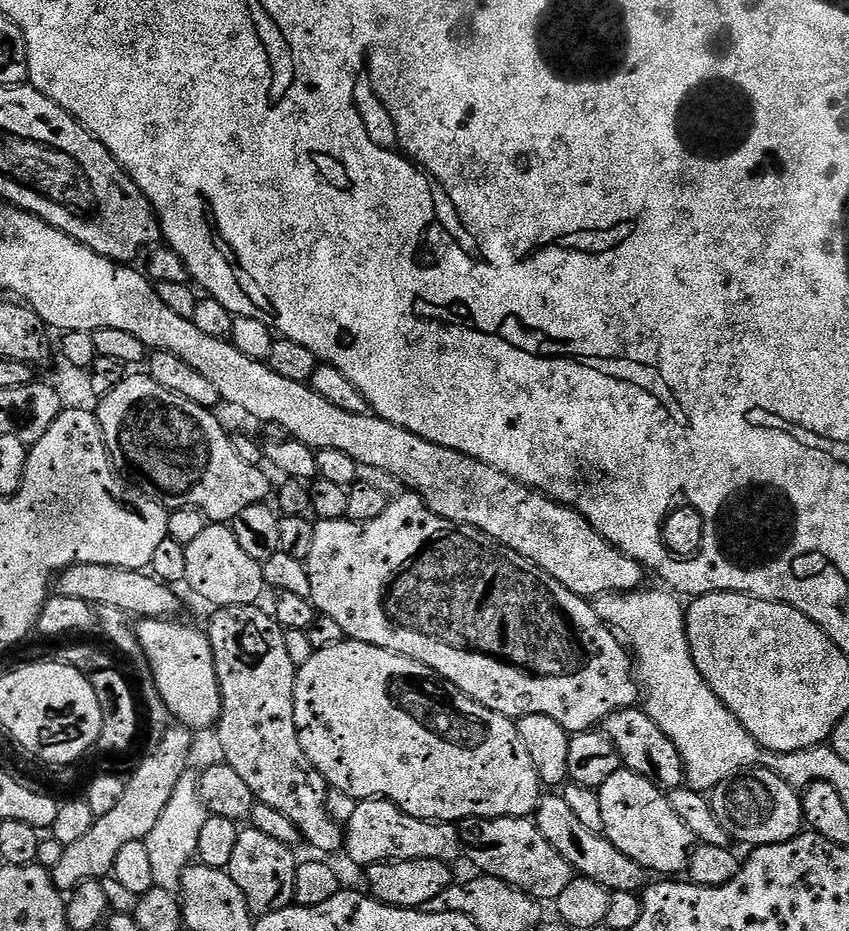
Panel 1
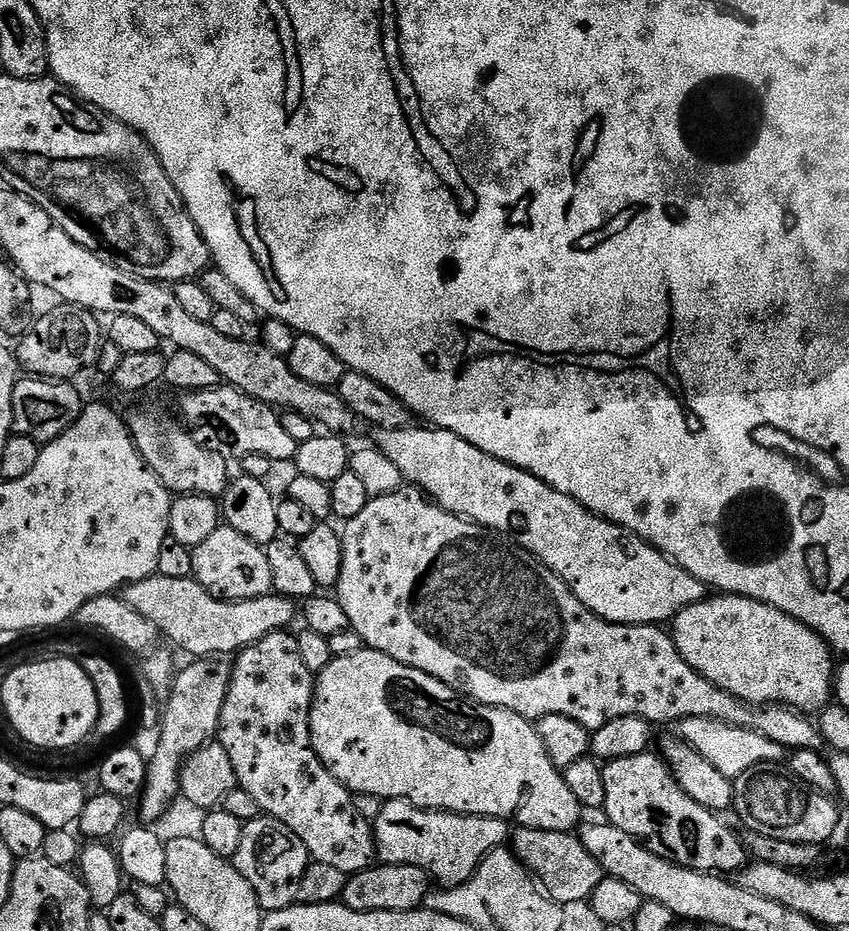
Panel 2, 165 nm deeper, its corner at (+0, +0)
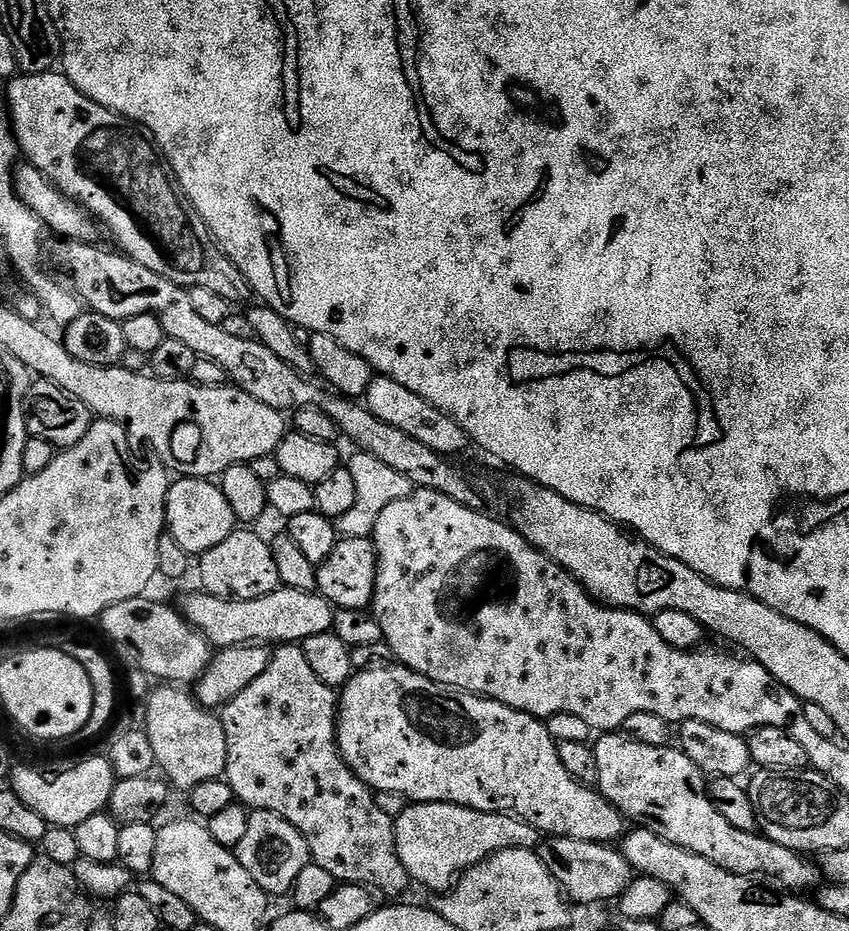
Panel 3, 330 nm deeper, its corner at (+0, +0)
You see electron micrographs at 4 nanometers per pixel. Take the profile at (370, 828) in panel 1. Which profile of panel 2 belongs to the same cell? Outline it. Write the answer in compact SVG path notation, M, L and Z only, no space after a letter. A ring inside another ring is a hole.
M385 800L374 822L376 854L386 864L418 866L445 889L466 882L488 853L509 839L509 821L494 816L460 816L415 808L406 800Z

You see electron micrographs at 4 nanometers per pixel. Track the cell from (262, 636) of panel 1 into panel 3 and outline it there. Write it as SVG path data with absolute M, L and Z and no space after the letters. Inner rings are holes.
M281 644L271 653L269 665L262 674L255 678L254 682L246 686L242 690L242 694L238 694L229 704L223 705L222 723L226 730L226 770L224 776L228 781L228 785L234 790L236 800L243 804L249 810L259 810L262 812L273 812L282 818L286 818L286 822L290 822L302 834L302 838L306 838L308 843L308 854L311 863L322 866L322 870L326 870L330 874L334 874L334 878L340 884L360 884L364 888L379 890L385 892L388 896L400 896L407 890L410 885L410 877L406 866L402 866L402 862L398 858L398 846L396 845L396 821L390 815L378 810L378 802L376 801L376 793L363 784L361 780L352 772L352 767L344 760L340 747L336 745L336 722L338 719L338 696L333 688L326 686L326 682L321 682L314 674L314 669L306 662L306 654L300 644Z

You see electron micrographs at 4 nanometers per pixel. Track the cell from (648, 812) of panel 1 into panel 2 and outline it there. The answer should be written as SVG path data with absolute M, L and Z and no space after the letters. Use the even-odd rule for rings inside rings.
M646 751L634 758L609 760L603 765L606 802L602 812L608 815L607 823L626 830L626 834L645 844L658 858L666 858L683 868L713 874L739 872L746 864L743 839L735 836L717 813L698 806L678 786L663 759L652 755Z

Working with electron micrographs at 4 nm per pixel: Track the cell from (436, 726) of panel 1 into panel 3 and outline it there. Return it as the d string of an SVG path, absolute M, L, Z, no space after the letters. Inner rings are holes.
M395 667L368 668L365 672L357 671L350 677L338 696L336 745L340 747L345 762L352 767L353 774L363 784L367 784L373 792L402 794L409 802L418 804L457 804L463 808L473 808L479 812L515 814L530 826L534 826L537 832L547 834L549 837L561 836L562 838L574 838L582 842L608 844L609 842L619 841L625 835L626 821L624 815L605 796L600 795L595 787L579 784L574 778L570 778L570 774L566 774L566 766L562 766L562 758L558 758L557 743L549 734L547 723L543 719L514 710L497 700L489 700L487 696L473 696L470 692L445 688L443 684L435 684L430 678L426 678L409 668Z

